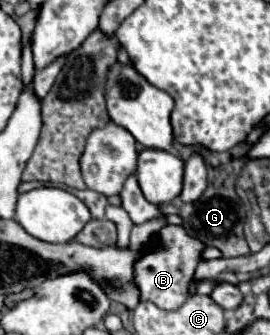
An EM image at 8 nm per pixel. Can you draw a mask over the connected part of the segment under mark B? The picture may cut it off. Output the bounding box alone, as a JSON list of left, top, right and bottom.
[135,225,203,309]

